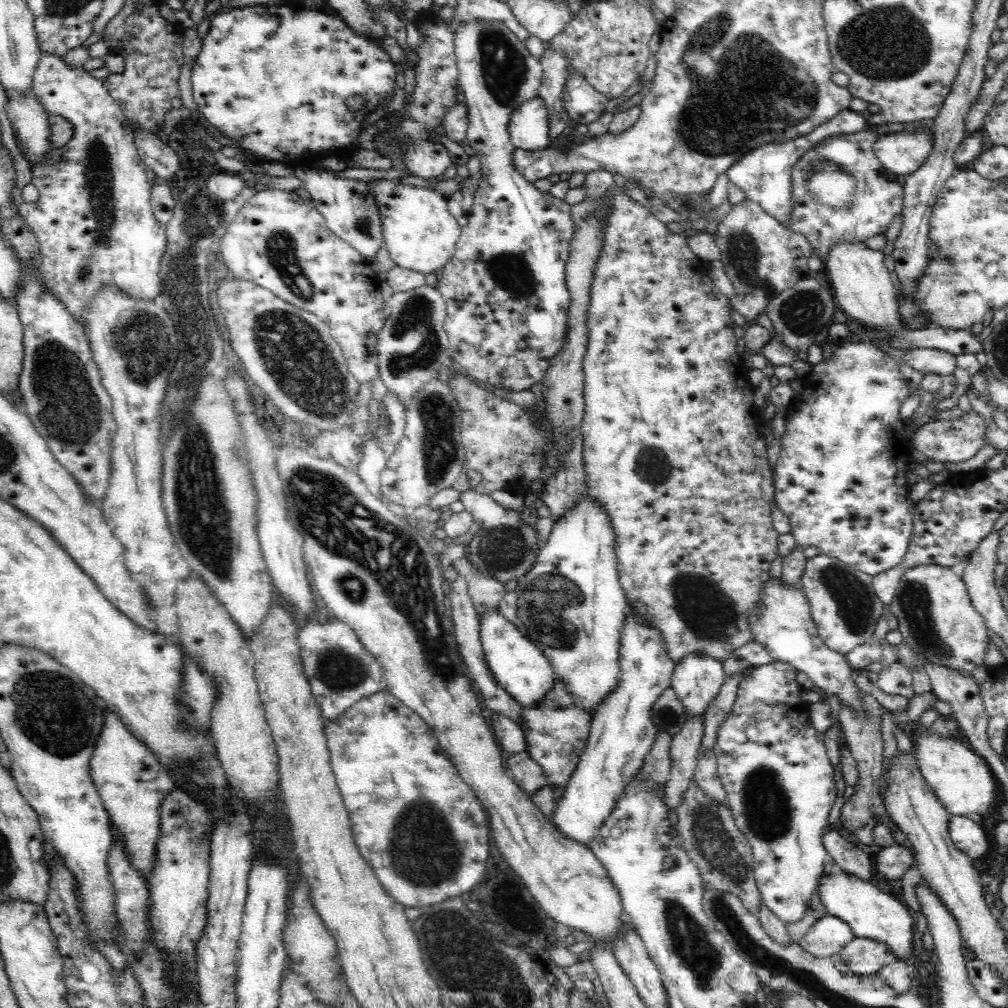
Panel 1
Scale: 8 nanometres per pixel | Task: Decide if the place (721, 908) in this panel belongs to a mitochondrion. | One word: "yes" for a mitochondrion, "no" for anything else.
yes

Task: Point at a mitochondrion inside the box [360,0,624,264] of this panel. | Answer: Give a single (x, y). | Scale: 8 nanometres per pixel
(504, 69)

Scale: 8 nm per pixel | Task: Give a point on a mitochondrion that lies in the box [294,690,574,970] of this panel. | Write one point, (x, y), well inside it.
(422, 850)

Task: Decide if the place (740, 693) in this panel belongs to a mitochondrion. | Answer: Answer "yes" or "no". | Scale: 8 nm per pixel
no

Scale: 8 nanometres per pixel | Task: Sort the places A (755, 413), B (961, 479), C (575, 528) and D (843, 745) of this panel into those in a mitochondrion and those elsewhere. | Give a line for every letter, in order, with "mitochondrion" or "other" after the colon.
A: other
B: other
C: other
D: other

